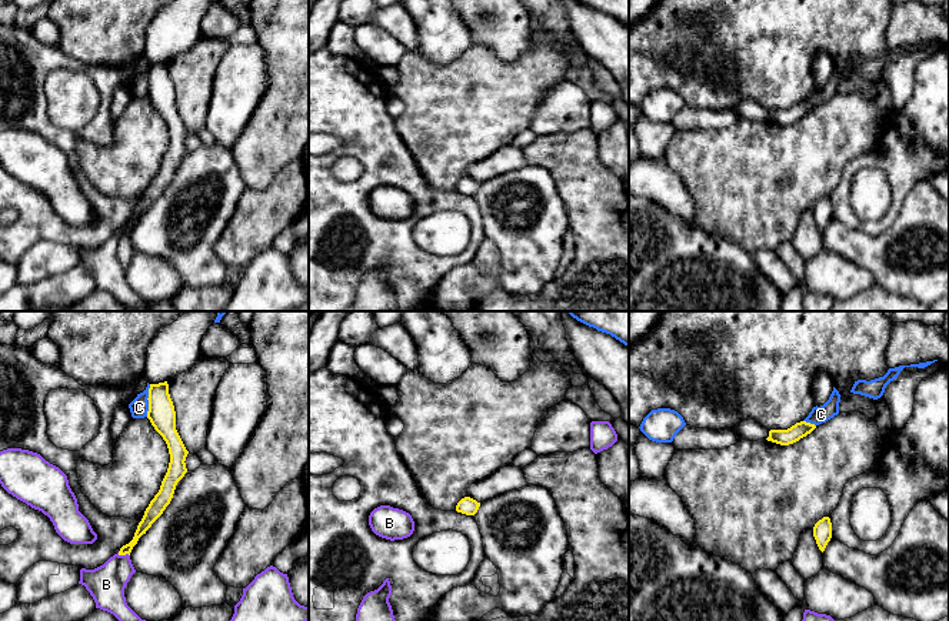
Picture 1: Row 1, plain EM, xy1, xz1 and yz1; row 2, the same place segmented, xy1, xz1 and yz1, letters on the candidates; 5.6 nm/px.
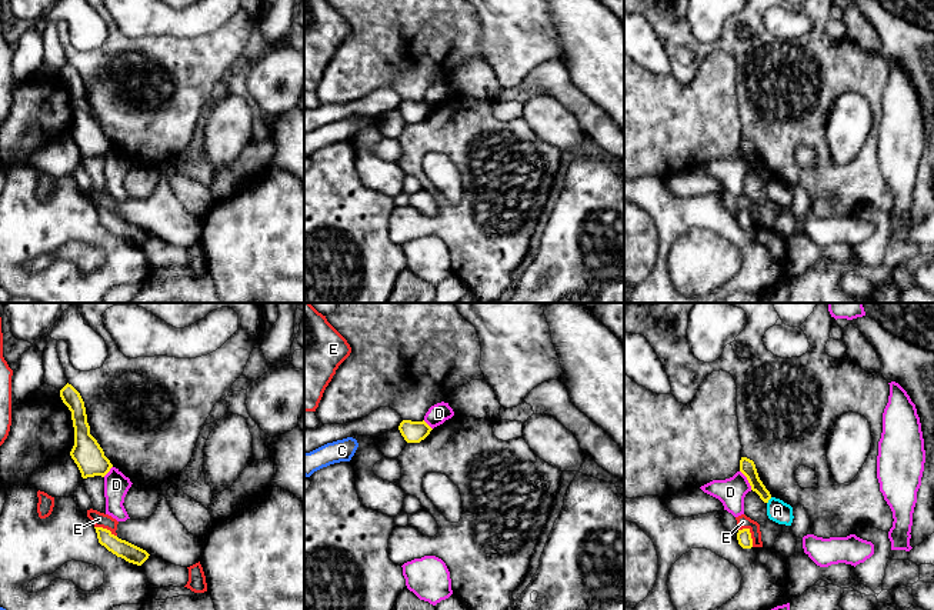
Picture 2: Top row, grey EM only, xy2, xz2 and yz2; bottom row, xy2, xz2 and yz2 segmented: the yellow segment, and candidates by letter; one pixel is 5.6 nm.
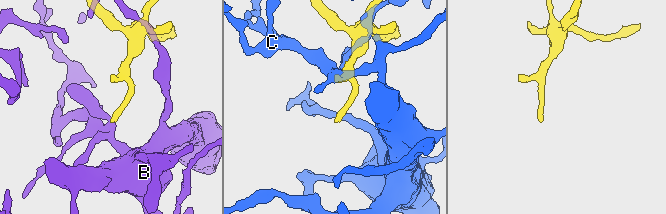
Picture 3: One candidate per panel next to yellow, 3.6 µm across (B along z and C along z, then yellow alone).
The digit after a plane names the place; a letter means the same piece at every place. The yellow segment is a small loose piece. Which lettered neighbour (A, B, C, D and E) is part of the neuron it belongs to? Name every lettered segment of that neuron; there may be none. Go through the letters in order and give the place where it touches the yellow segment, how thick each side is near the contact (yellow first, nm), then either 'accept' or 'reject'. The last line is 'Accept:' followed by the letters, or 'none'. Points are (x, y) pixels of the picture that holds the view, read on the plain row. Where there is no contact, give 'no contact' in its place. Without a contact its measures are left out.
A: contact yz2 (769, 179); calibres 90 and 120 nm; reject
B: contact xy1 (123, 234); calibres 70 and 220 nm; accept
C: contact xy1 (147, 79); calibres 150 and 110 nm; reject
D: contact yz2 (747, 159); calibres 90 and 160 nm; reject
E: contact yz2 (750, 213); calibres 80 and 80 nm; reject
Accept: B

